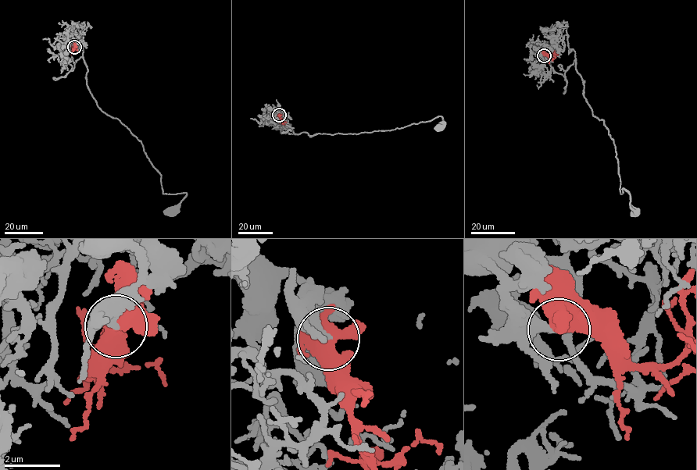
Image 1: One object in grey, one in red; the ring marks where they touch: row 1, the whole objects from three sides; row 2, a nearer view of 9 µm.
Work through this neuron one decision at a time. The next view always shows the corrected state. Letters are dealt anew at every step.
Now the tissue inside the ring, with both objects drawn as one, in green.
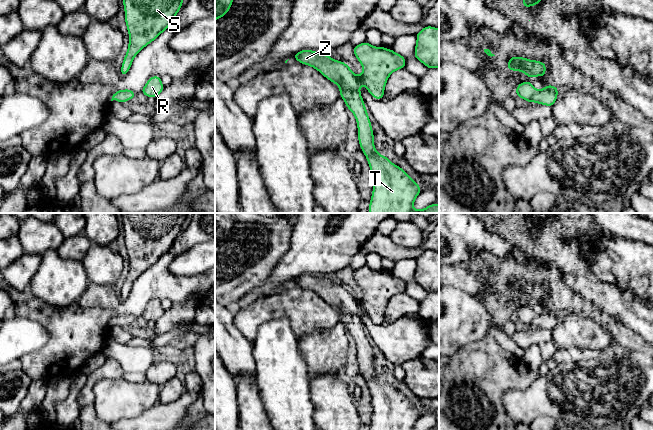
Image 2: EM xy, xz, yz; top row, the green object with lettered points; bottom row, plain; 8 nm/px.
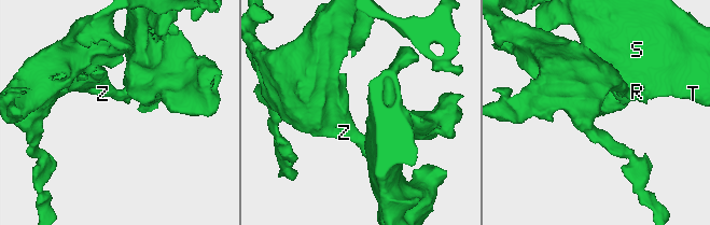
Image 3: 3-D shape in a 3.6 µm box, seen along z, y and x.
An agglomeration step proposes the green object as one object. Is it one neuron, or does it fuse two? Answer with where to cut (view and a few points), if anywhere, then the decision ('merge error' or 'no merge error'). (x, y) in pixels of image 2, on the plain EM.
cut none; no merge error

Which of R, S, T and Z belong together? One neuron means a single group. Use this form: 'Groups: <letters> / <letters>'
Groups: R S T Z

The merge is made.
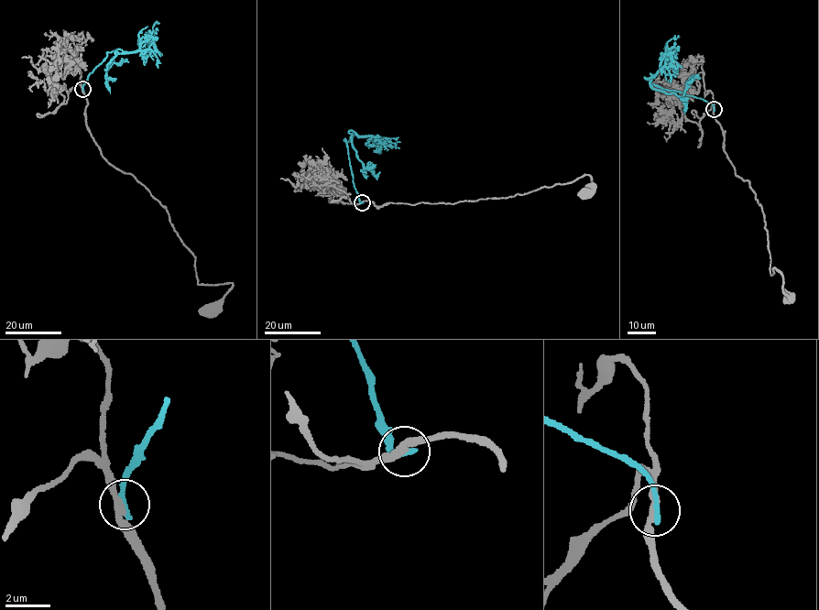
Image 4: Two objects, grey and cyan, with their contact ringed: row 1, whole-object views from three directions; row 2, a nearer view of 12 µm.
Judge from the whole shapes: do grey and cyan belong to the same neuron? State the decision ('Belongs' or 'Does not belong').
Does not belong

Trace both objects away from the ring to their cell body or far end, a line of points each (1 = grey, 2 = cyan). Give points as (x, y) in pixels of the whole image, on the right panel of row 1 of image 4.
1: (714, 109), (725, 153), (736, 175), (748, 179), (761, 207), (770, 273), (774, 267), (781, 274), (789, 297)
2: (714, 109), (697, 97), (653, 84), (650, 74), (645, 78), (654, 89), (681, 96), (687, 82), (694, 77)

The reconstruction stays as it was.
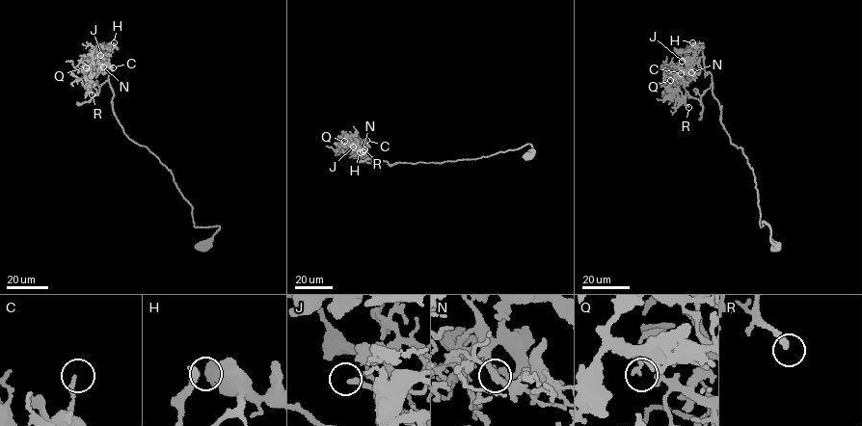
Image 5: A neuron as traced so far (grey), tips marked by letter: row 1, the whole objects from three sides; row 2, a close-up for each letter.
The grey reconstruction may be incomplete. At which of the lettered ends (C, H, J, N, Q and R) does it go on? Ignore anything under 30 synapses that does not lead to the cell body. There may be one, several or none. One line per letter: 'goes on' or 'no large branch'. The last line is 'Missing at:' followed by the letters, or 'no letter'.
C: no large branch
H: goes on
J: goes on
N: no large branch
Q: no large branch
R: goes on
Missing at: H, J, R

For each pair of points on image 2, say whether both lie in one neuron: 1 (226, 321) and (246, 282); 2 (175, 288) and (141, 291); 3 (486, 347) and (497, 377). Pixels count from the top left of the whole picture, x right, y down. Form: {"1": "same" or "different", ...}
{"1": "different", "2": "same", "3": "same"}

